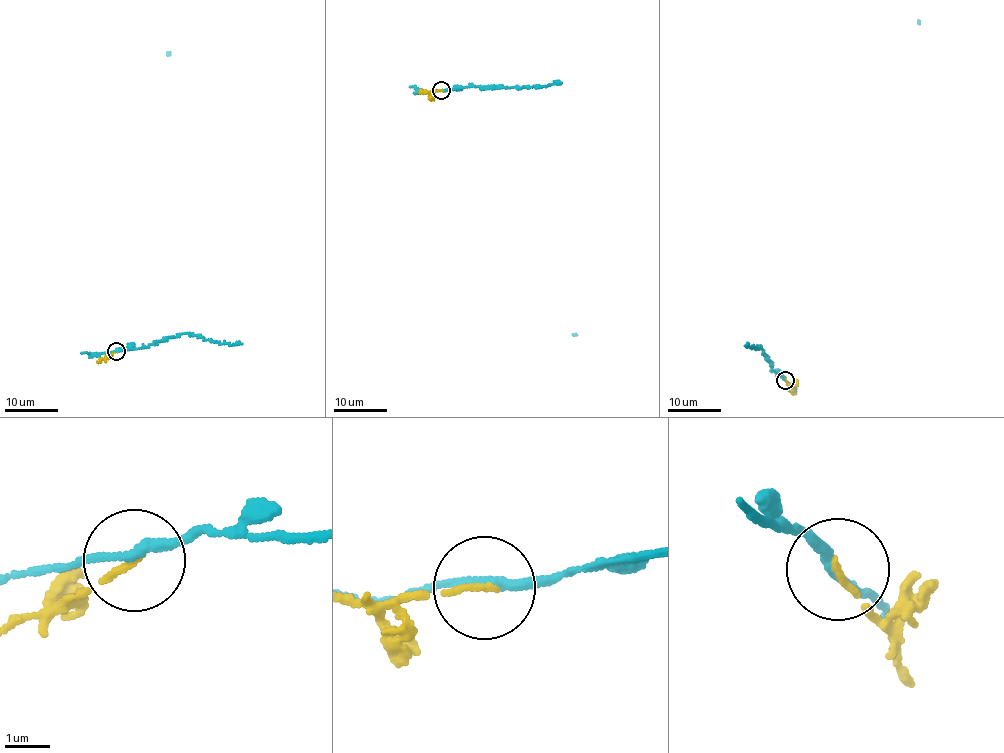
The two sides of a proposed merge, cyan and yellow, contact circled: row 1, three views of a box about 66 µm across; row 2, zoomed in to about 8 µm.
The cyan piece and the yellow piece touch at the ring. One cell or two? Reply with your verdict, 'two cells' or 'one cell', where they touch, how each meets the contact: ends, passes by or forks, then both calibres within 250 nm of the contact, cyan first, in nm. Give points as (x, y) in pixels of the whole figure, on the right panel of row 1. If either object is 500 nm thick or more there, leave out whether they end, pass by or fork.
two cells | (785, 380) | cyan passes by | yellow ends | 200/140 nm

